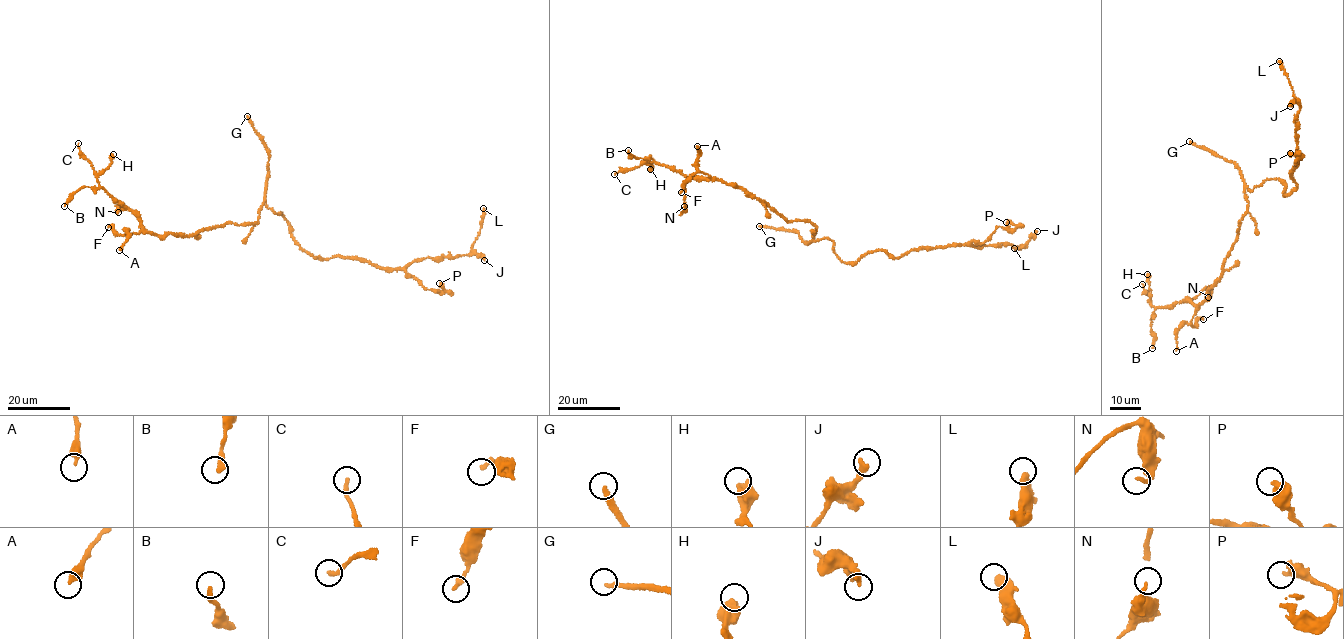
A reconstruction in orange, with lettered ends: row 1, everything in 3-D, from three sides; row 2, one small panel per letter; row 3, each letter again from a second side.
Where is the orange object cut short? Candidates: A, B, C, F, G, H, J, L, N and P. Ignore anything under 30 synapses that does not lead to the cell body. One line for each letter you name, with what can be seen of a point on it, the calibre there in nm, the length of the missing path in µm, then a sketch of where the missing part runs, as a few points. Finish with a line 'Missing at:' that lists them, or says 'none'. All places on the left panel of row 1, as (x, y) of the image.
G: (247, 116) | 240 nm | 180 µm
Missing at: G

